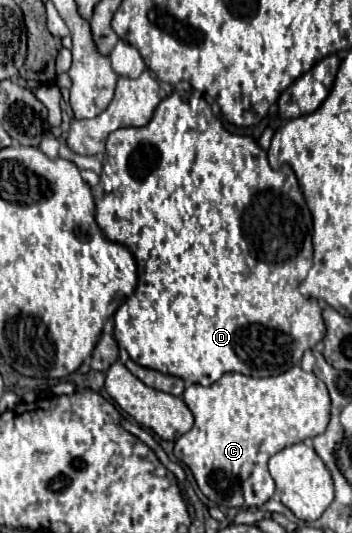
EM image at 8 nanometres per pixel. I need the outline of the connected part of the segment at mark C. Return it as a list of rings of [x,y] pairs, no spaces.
[[[298,365],[266,379],[242,373],[224,373],[210,387],[188,385],[182,399],[192,411],[196,423],[188,433],[176,439],[174,455],[190,467],[200,491],[218,507],[262,507],[274,495],[274,479],[268,473],[268,459],[288,445],[324,433],[330,421],[330,395],[326,385],[316,375],[302,371]]]

